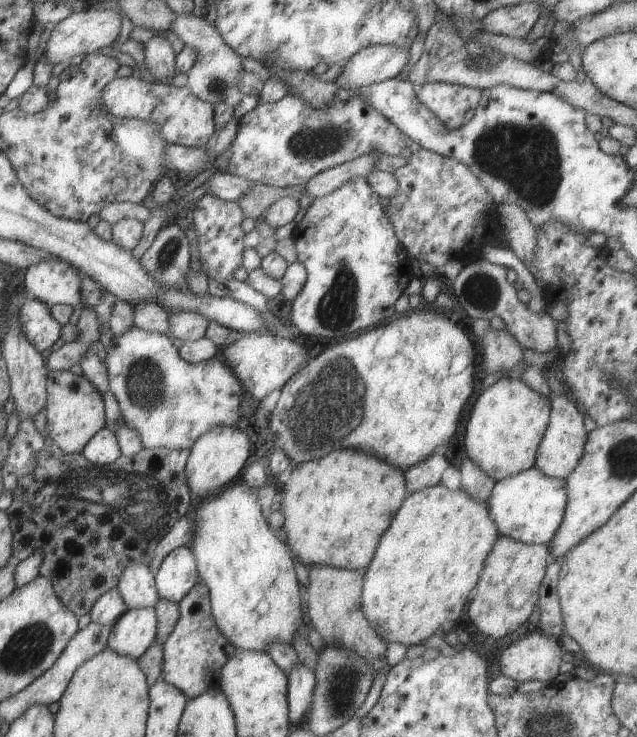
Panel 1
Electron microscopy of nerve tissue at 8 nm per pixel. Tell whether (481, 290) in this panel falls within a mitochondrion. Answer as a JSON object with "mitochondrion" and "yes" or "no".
{"mitochondrion":"yes"}

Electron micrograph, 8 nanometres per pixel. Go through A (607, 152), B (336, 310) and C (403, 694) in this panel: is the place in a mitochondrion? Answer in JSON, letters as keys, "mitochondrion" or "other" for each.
{"A":"other","B":"mitochondrion","C":"other"}

